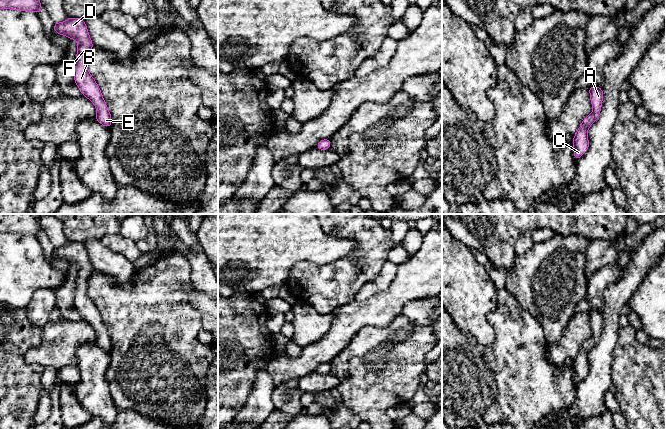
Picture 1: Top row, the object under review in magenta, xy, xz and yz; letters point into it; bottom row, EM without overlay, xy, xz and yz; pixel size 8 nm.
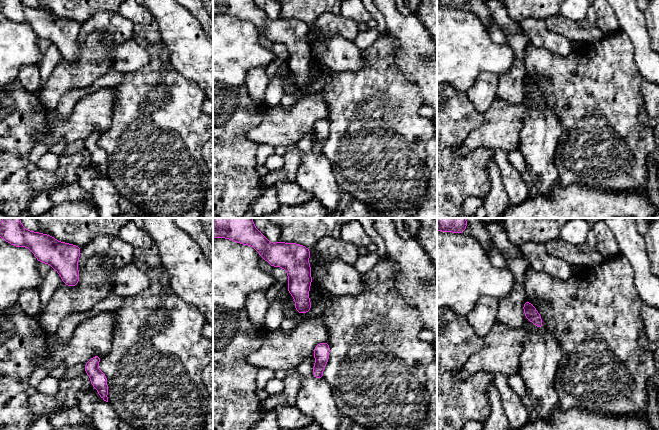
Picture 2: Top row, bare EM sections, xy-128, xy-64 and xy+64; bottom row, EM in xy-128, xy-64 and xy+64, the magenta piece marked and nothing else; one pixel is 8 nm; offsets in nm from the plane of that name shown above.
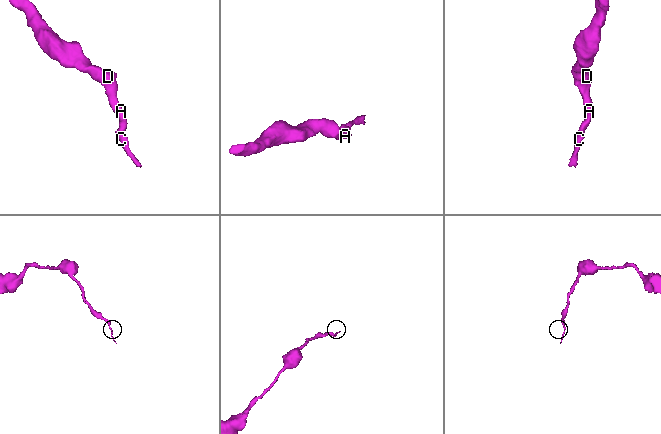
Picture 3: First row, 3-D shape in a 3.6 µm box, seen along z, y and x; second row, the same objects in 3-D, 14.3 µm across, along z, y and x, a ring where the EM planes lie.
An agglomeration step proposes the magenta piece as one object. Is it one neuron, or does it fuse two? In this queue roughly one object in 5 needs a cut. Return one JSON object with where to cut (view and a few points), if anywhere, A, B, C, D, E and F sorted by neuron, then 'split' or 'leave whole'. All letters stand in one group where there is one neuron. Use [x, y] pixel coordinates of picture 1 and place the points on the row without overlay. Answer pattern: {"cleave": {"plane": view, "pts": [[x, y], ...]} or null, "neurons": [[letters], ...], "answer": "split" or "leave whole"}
{"cleave": null, "neurons": [["A", "B", "C", "D", "E", "F"]], "answer": "leave whole"}

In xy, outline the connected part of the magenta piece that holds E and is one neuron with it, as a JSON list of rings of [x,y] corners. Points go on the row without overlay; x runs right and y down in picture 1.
[[[69,241],[66,245],[55,246],[53,254],[60,259],[74,263],[78,267],[76,284],[74,287],[74,305],[81,315],[96,331],[95,343],[105,351],[111,351],[111,338],[107,332],[101,314],[89,297],[88,281],[94,271],[89,260],[84,243]]]

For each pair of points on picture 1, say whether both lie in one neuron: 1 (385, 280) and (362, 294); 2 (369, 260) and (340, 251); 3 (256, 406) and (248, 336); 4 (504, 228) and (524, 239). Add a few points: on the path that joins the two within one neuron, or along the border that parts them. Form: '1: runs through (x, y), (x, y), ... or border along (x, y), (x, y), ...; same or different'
1: runs through (379, 284), (368, 290); same
2: border along (357, 242), (357, 246), (348, 255), (327, 263); different
3: border along (264, 367), (257, 371), (253, 388), (243, 406); different
4: border along (530, 231), (523, 232), (515, 242), (515, 254); different

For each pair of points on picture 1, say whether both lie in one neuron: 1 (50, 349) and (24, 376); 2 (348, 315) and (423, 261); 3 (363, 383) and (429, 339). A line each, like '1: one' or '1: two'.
1: two
2: one
3: one

